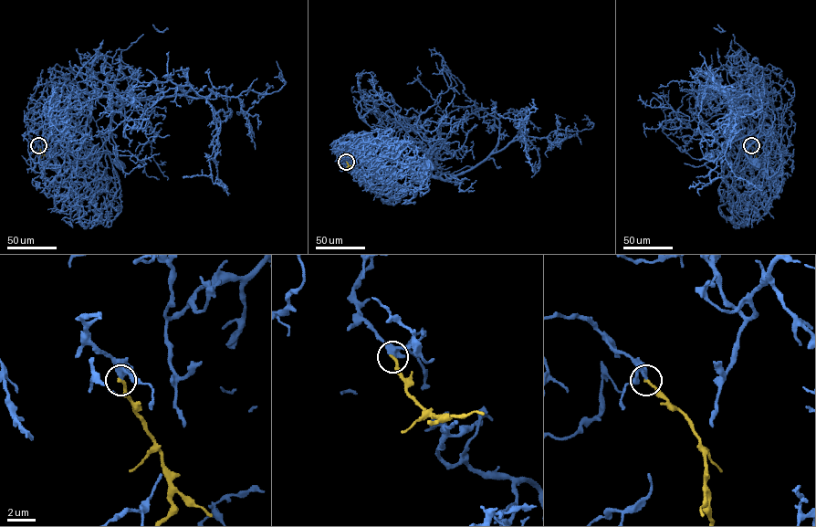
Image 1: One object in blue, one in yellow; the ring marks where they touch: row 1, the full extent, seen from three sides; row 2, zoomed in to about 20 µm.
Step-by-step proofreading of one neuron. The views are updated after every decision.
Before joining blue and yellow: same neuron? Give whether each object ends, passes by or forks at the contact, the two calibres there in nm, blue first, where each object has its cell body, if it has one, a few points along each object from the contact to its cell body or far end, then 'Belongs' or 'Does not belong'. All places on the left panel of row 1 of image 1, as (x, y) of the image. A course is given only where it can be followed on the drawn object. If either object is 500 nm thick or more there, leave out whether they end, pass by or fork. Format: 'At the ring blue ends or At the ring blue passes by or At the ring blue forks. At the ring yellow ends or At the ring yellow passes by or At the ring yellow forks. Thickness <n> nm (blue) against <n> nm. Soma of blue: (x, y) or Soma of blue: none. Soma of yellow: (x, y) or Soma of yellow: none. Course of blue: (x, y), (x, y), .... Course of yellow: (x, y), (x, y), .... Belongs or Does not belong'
At the ring blue passes by. At the ring yellow ends. Thickness 280 nm (blue) against 240 nm. Soma of blue: (119, 163). Soma of yellow: none. Course of blue: (38, 146), (36, 142), (48, 140), (61, 121), (89, 110), (90, 94), (107, 95), (119, 163). Course of yellow: (38, 146), (42, 152), (38, 160). Belongs

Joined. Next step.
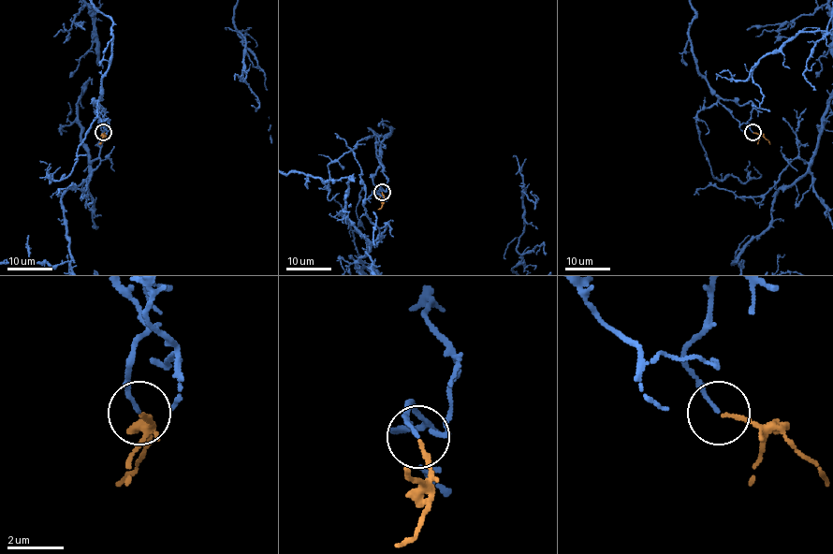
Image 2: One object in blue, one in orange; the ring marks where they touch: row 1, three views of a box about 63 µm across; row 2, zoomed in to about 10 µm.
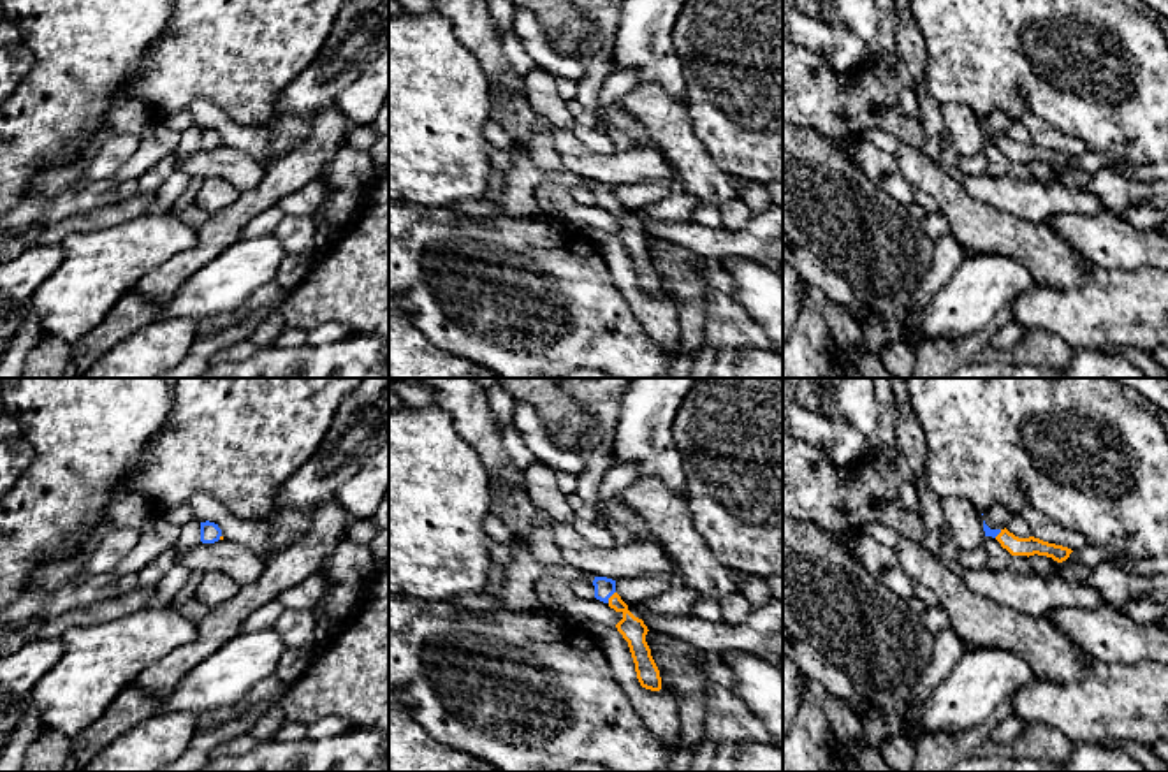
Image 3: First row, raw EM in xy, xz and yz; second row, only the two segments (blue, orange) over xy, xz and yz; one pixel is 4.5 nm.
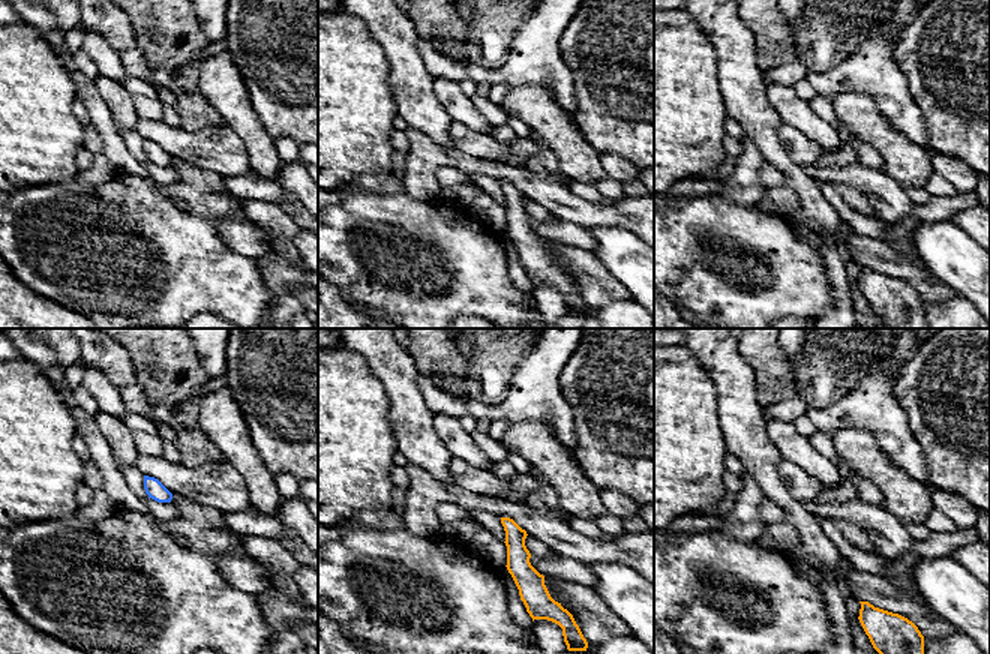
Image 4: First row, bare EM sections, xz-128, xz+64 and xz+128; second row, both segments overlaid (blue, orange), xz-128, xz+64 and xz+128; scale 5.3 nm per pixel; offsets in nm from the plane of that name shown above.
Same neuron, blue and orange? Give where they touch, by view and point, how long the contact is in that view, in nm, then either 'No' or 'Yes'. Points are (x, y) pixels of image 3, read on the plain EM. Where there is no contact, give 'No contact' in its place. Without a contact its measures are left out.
Touches blue at xz (611, 201). Shared border 70 nm. Yes

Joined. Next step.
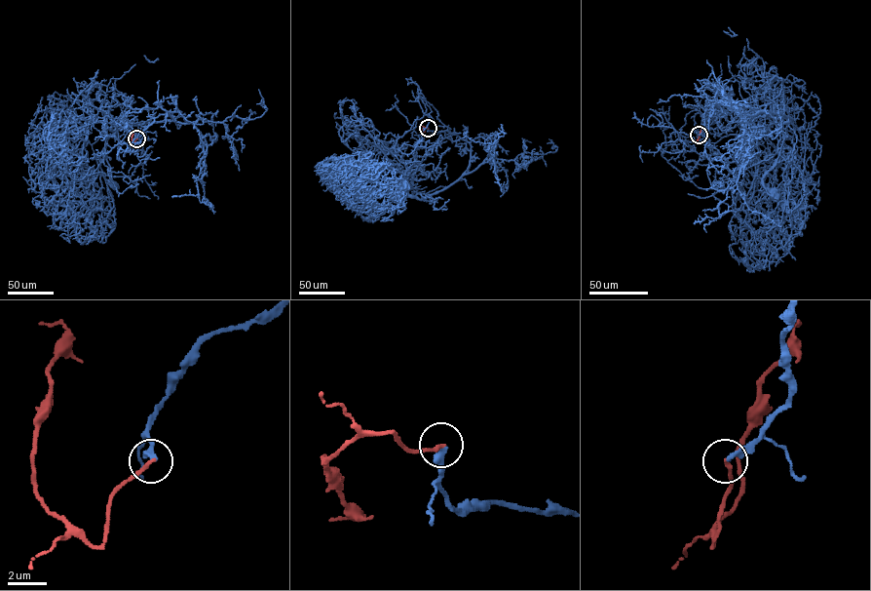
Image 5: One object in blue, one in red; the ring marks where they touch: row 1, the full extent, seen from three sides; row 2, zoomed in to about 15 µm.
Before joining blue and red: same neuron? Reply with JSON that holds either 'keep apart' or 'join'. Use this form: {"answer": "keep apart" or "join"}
{"answer": "keep apart"}

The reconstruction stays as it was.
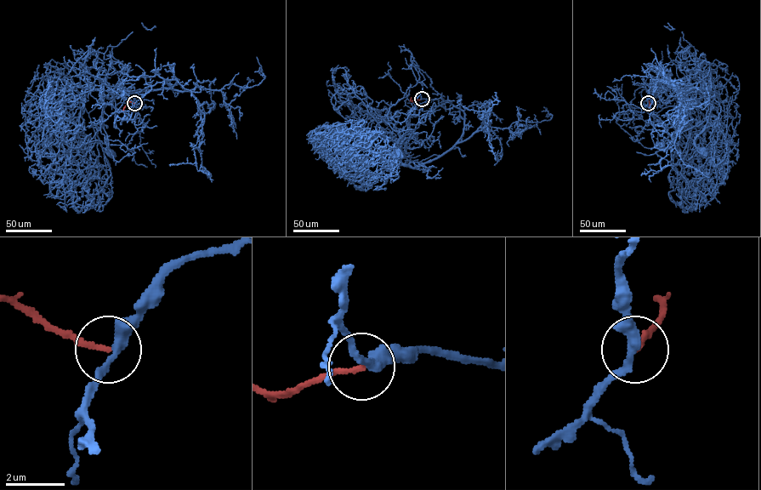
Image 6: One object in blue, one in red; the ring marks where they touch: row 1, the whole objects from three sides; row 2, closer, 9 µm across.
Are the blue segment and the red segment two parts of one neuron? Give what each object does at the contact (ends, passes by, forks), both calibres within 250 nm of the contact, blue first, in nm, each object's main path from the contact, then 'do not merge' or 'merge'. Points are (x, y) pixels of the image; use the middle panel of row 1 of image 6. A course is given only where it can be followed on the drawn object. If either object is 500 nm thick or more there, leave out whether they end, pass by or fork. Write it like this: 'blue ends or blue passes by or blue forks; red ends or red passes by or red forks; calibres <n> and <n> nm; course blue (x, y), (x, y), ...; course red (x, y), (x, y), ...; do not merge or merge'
blue passes by; red ends; calibres 320 and 180 nm; course blue (422, 99), (459, 107), (462, 136), (415, 168), (392, 162), (394, 145), (396, 154); course red (422, 99), (412, 101), (411, 97); merge

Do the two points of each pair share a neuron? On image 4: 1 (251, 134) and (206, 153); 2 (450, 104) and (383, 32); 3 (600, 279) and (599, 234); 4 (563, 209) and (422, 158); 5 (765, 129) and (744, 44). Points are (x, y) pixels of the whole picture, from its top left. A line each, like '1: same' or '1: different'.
1: different
2: different
3: different
4: same
5: same

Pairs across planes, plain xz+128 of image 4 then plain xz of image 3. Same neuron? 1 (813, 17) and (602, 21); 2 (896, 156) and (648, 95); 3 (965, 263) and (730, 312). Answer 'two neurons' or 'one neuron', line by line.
1: one neuron
2: one neuron
3: two neurons

